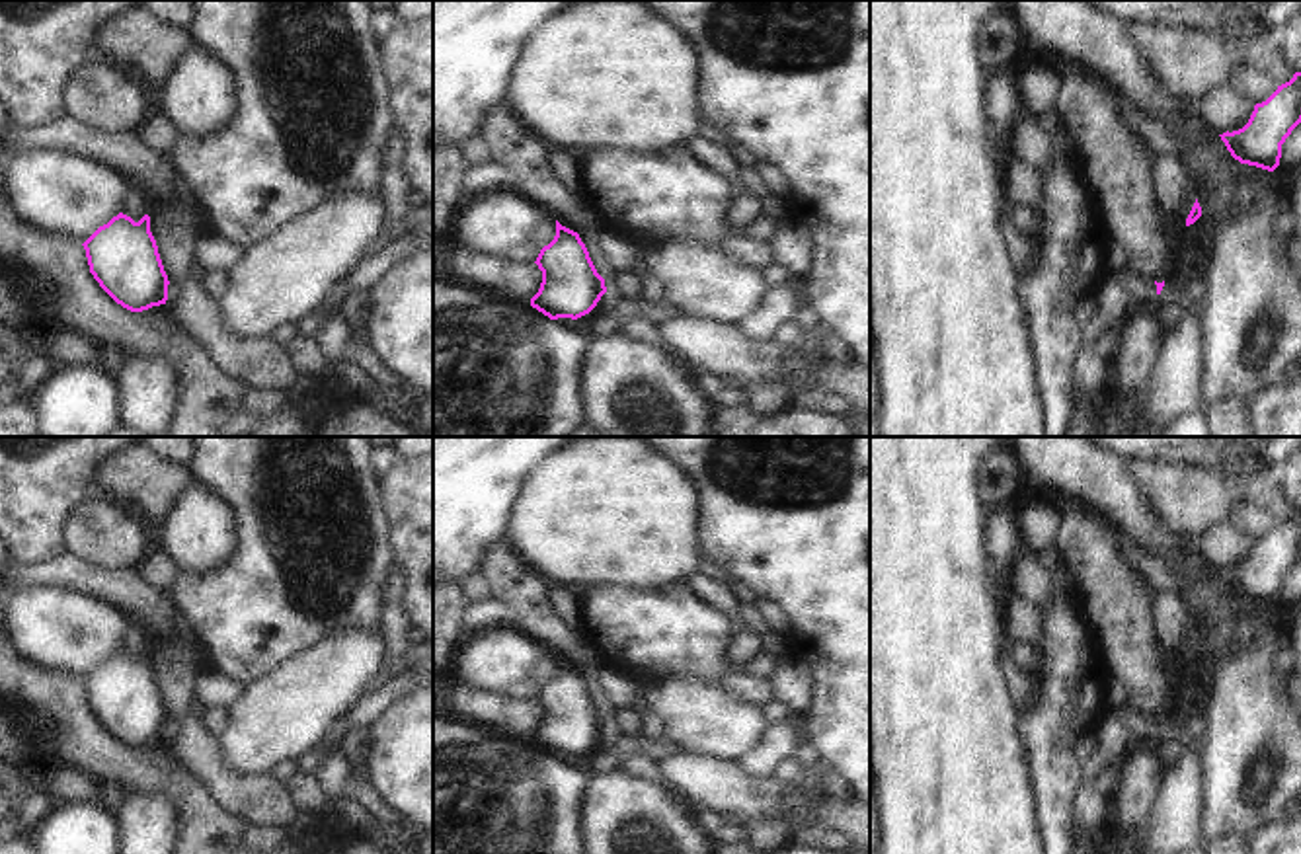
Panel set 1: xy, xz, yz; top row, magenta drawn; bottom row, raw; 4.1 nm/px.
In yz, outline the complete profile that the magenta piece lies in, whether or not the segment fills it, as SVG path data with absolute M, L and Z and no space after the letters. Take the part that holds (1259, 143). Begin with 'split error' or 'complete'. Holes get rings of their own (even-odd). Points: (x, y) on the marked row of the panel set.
complete; M1295 72L1266 101L1254 105L1242 129L1219 136L1241 164L1274 172L1280 166L1281 144L1299 123L1301 72Z

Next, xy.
complete; M119 213L82 246L90 273L117 304L131 312L166 304L170 281L148 214L135 222Z

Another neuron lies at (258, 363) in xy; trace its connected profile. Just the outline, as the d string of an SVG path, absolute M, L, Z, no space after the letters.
M177 177L164 191L146 195L150 232L168 275L166 308L172 320L193 337L211 363L246 388L289 394L298 370L289 349L269 337L236 337L218 318L217 300L189 277L195 265L191 248L201 234L185 203Z

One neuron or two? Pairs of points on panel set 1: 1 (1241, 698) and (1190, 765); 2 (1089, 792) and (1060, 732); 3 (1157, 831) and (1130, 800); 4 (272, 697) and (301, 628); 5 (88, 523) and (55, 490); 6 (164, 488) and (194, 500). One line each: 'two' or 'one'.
1: two
2: two
3: two
4: two
5: two
6: two

